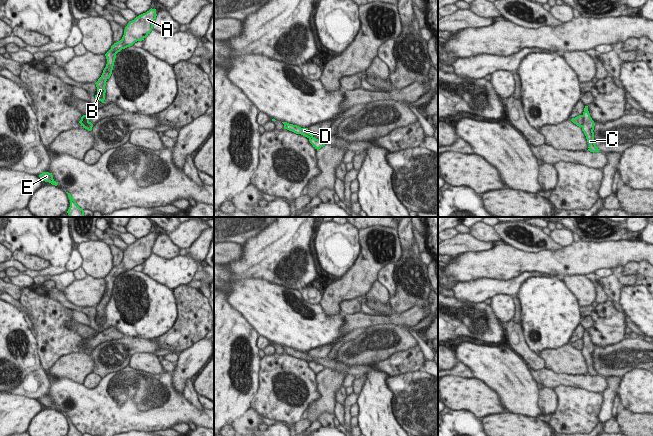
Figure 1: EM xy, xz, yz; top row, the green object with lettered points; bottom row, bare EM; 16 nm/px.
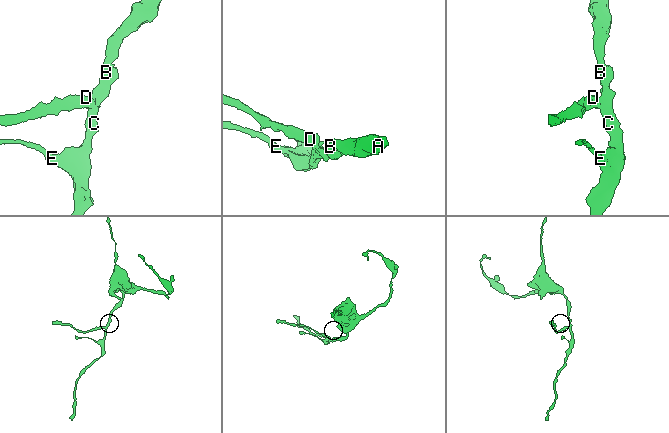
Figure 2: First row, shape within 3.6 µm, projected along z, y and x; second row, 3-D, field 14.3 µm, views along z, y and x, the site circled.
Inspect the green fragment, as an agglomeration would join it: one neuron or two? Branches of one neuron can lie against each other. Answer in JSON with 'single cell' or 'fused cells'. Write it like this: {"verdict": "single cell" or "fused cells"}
{"verdict": "fused cells"}

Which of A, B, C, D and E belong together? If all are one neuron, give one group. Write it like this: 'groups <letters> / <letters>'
groups A B C E / D

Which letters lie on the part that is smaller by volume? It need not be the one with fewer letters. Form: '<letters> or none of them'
D

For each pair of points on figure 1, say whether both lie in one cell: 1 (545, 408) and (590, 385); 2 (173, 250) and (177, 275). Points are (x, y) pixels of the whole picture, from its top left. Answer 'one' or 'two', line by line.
1: two
2: two

